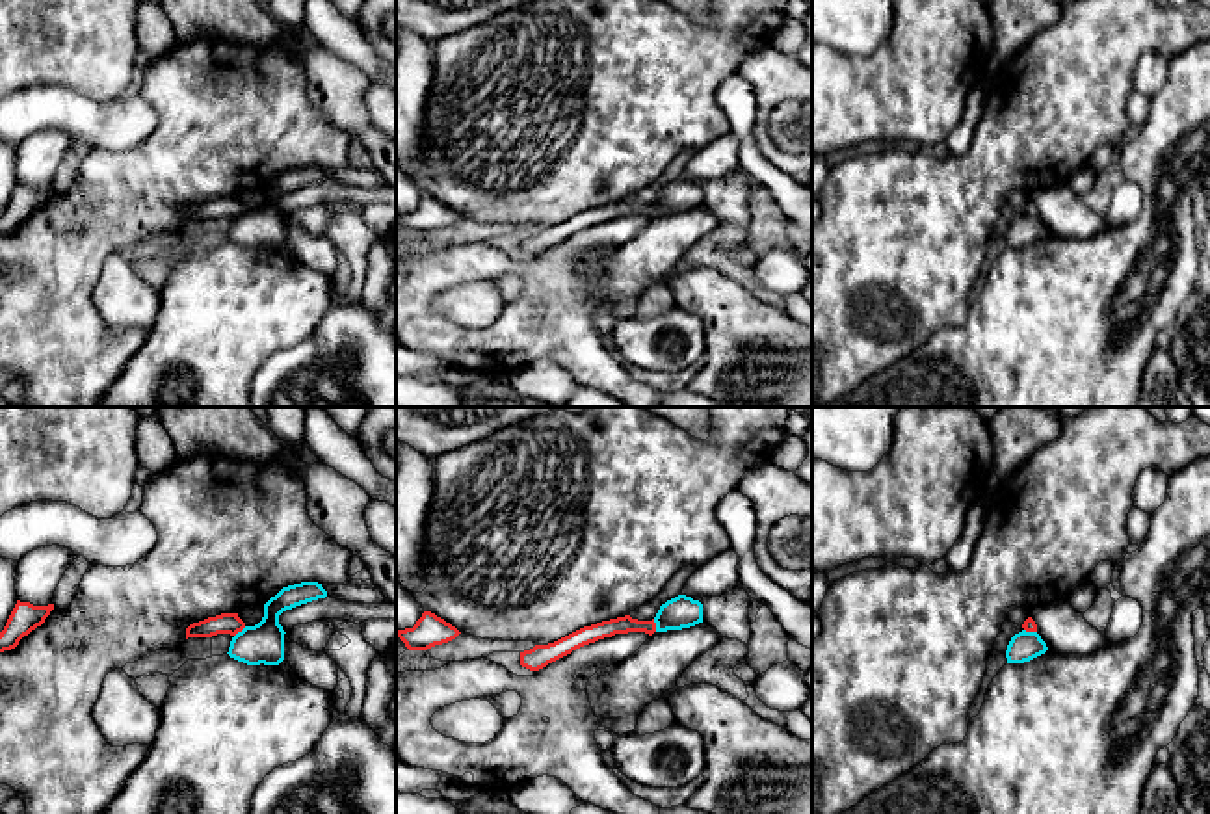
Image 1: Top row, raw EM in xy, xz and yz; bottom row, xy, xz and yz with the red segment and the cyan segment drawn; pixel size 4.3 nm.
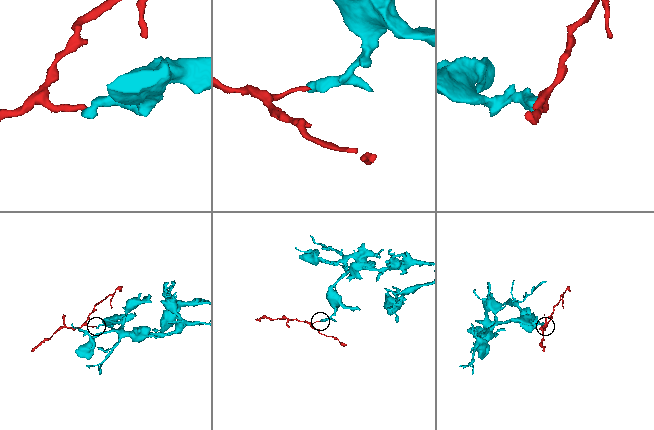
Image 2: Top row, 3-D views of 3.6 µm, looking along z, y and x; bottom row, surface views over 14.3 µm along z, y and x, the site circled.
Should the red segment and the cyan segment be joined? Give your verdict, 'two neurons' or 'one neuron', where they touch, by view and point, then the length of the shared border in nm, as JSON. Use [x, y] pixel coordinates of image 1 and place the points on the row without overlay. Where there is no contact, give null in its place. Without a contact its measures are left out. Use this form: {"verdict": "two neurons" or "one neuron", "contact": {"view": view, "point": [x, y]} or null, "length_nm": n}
{"verdict": "two neurons", "contact": {"view": "xz", "point": [655, 209]}, "length_nm": 60}

